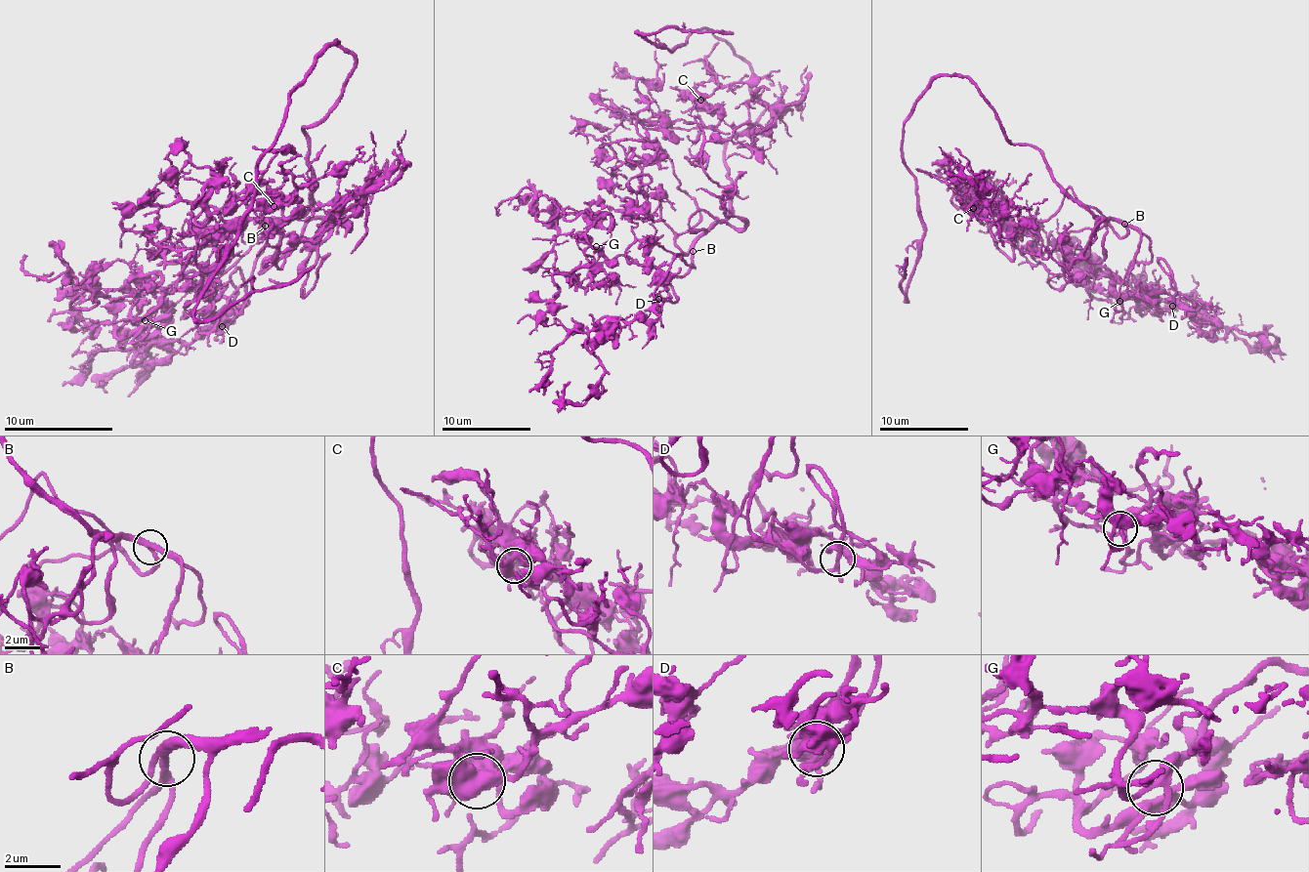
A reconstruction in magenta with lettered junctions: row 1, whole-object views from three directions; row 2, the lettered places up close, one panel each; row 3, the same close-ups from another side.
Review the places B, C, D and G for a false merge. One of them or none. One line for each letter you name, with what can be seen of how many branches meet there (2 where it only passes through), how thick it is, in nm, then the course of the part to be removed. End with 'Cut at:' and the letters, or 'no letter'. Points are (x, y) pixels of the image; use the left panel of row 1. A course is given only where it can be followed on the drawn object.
Cut at: no letter

